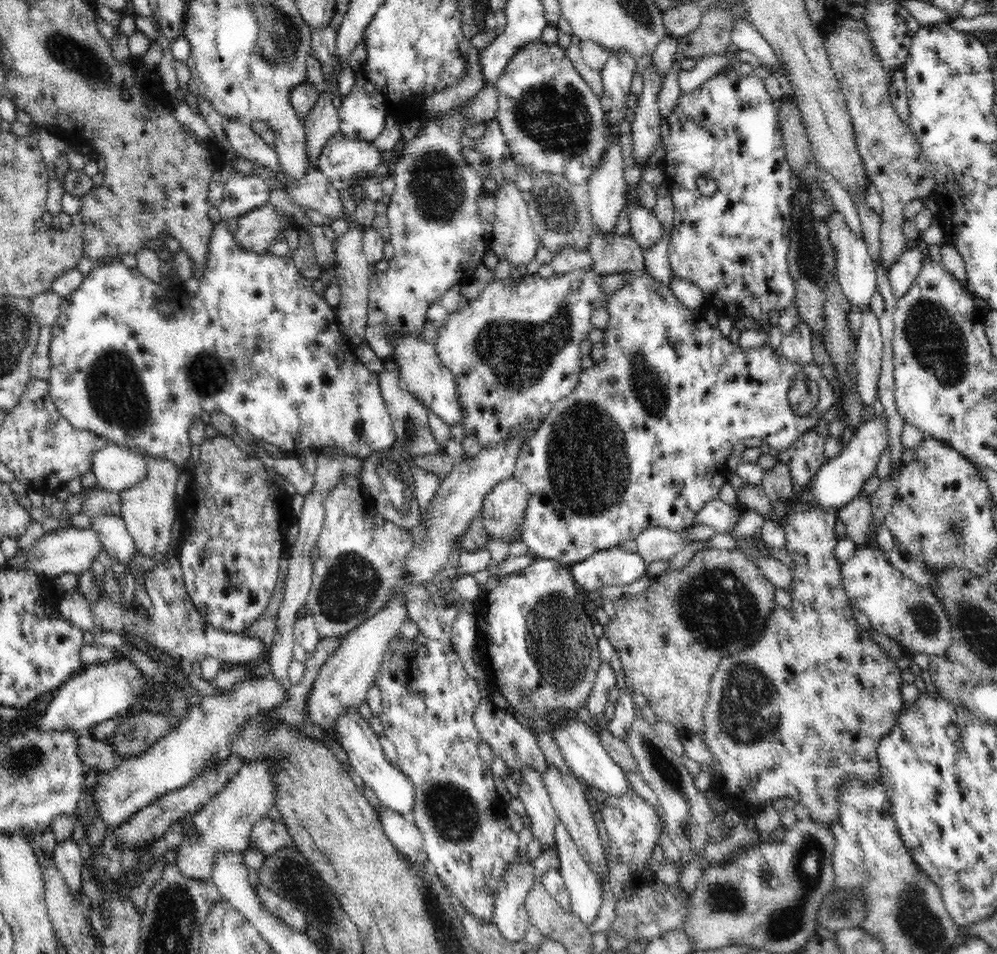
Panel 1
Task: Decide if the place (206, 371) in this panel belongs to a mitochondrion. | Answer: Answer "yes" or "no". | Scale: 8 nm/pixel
yes

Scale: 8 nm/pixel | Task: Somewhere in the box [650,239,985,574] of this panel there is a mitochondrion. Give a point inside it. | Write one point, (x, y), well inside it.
(935, 339)

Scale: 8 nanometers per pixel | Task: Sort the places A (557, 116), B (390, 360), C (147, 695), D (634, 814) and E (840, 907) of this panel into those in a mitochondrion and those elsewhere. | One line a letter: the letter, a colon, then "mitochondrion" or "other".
A: mitochondrion
B: other
C: other
D: other
E: mitochondrion

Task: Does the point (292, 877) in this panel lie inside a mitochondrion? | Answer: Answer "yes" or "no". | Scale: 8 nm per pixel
yes

